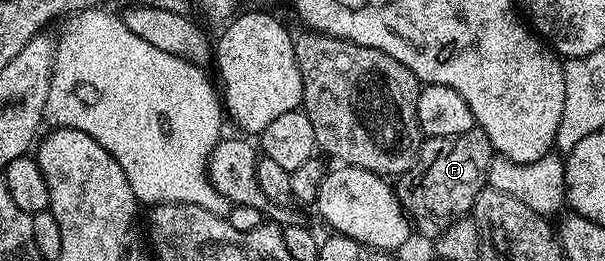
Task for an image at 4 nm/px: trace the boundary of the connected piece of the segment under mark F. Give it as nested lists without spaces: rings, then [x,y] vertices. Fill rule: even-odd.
[[[477,127],[453,137],[430,137],[421,144],[416,162],[399,174],[394,188],[411,224],[424,237],[441,237],[460,217],[473,212],[478,195],[488,185],[488,168],[494,160],[494,150],[483,129]]]

